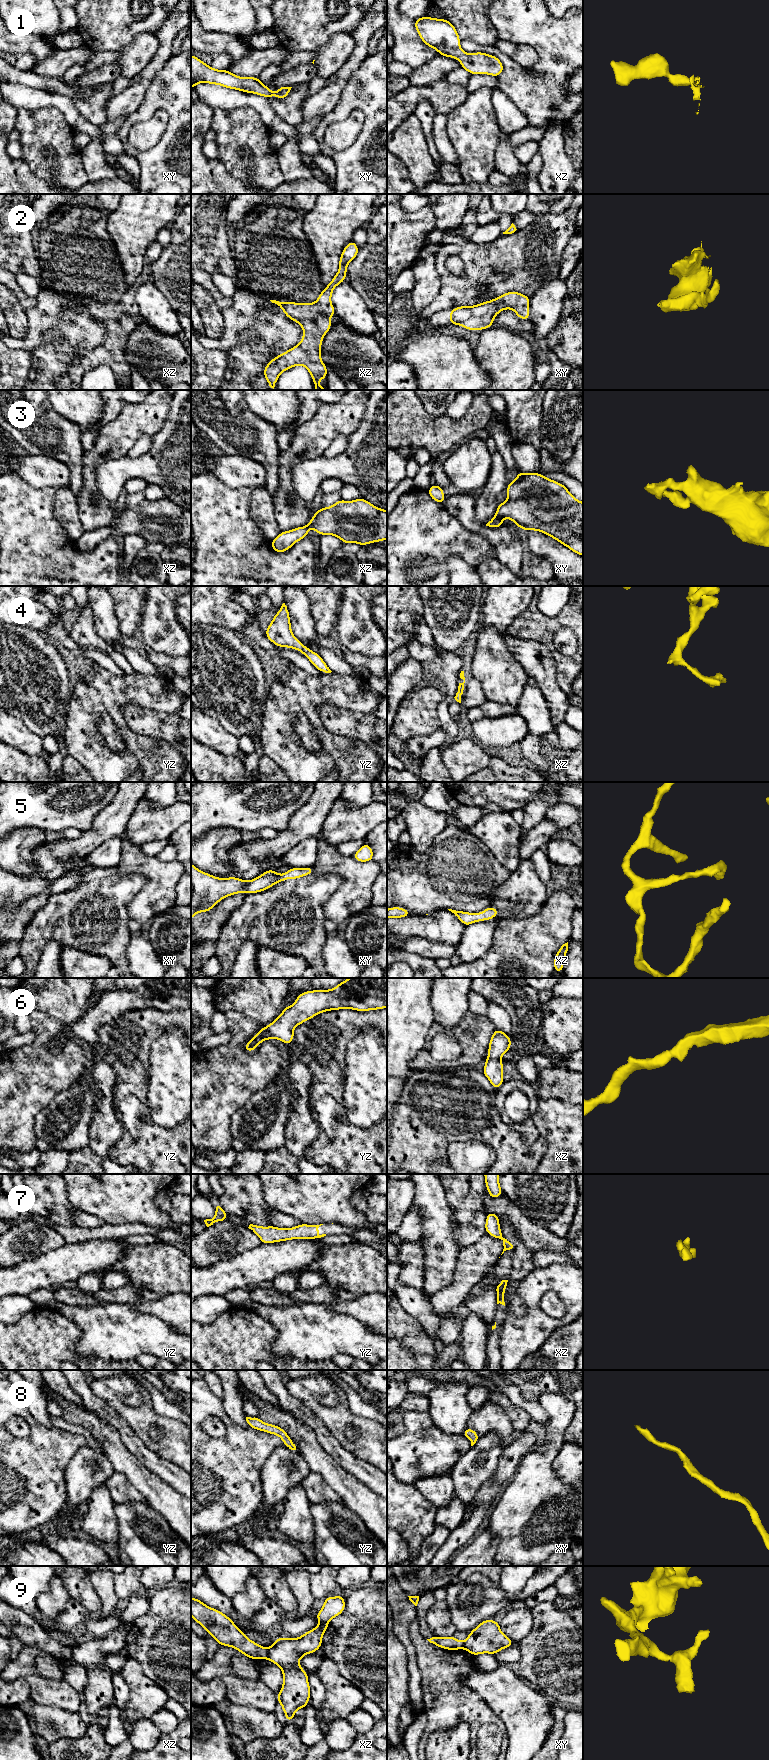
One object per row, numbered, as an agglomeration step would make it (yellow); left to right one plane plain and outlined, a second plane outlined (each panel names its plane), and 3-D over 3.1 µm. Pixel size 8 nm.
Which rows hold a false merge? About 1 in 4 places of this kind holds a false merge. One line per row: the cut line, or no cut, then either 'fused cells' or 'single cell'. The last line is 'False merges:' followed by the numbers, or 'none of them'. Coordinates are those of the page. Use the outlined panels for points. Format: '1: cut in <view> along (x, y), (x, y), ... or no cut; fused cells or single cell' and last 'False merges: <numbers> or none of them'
1: no cut; single cell
2: no cut; single cell
3: no cut; single cell
4: no cut; single cell
5: no cut; single cell
6: no cut; single cell
7: no cut; single cell
8: no cut; single cell
9: cut in xz along (268, 1649), (265, 1657); fused cells
False merges: 9

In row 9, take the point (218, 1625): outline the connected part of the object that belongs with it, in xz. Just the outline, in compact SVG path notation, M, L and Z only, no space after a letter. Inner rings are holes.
M191 1598L191 1616L219 1645L230 1646L255 1660L266 1658L267 1648L247 1638L232 1619L197 1598Z

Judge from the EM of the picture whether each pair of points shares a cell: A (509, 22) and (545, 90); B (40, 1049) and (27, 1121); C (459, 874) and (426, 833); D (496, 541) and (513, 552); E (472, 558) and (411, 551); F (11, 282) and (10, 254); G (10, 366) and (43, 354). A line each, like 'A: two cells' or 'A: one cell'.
A: one cell
B: one cell
C: two cells
D: one cell
E: one cell
F: two cells
G: two cells

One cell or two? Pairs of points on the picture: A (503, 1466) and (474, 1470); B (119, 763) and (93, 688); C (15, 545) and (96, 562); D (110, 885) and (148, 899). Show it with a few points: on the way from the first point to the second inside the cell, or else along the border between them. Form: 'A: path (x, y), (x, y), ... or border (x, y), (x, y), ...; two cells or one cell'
A: border (504, 1445), (495, 1472), (481, 1485); two cells
B: path (99, 749), (90, 740), (90, 708); one cell
C: path (35, 554), (41, 560), (71, 560), (76, 562); one cell
D: border (136, 872), (145, 885), (127, 904), (129, 917); two cells

